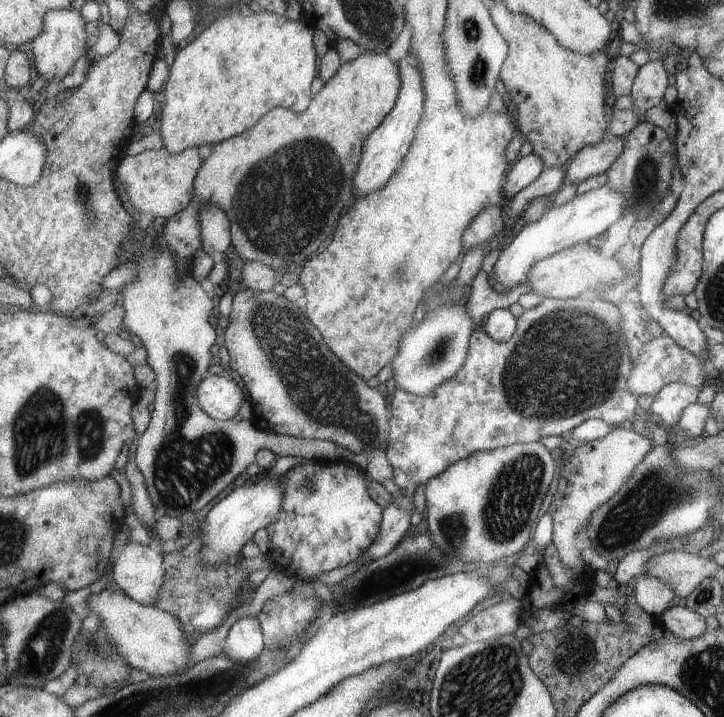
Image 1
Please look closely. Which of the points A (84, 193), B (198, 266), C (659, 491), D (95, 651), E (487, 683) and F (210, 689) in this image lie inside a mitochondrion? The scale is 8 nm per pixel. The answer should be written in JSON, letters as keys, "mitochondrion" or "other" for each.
{"A":"mitochondrion","B":"other","C":"mitochondrion","D":"mitochondrion","E":"mitochondrion","F":"mitochondrion"}

